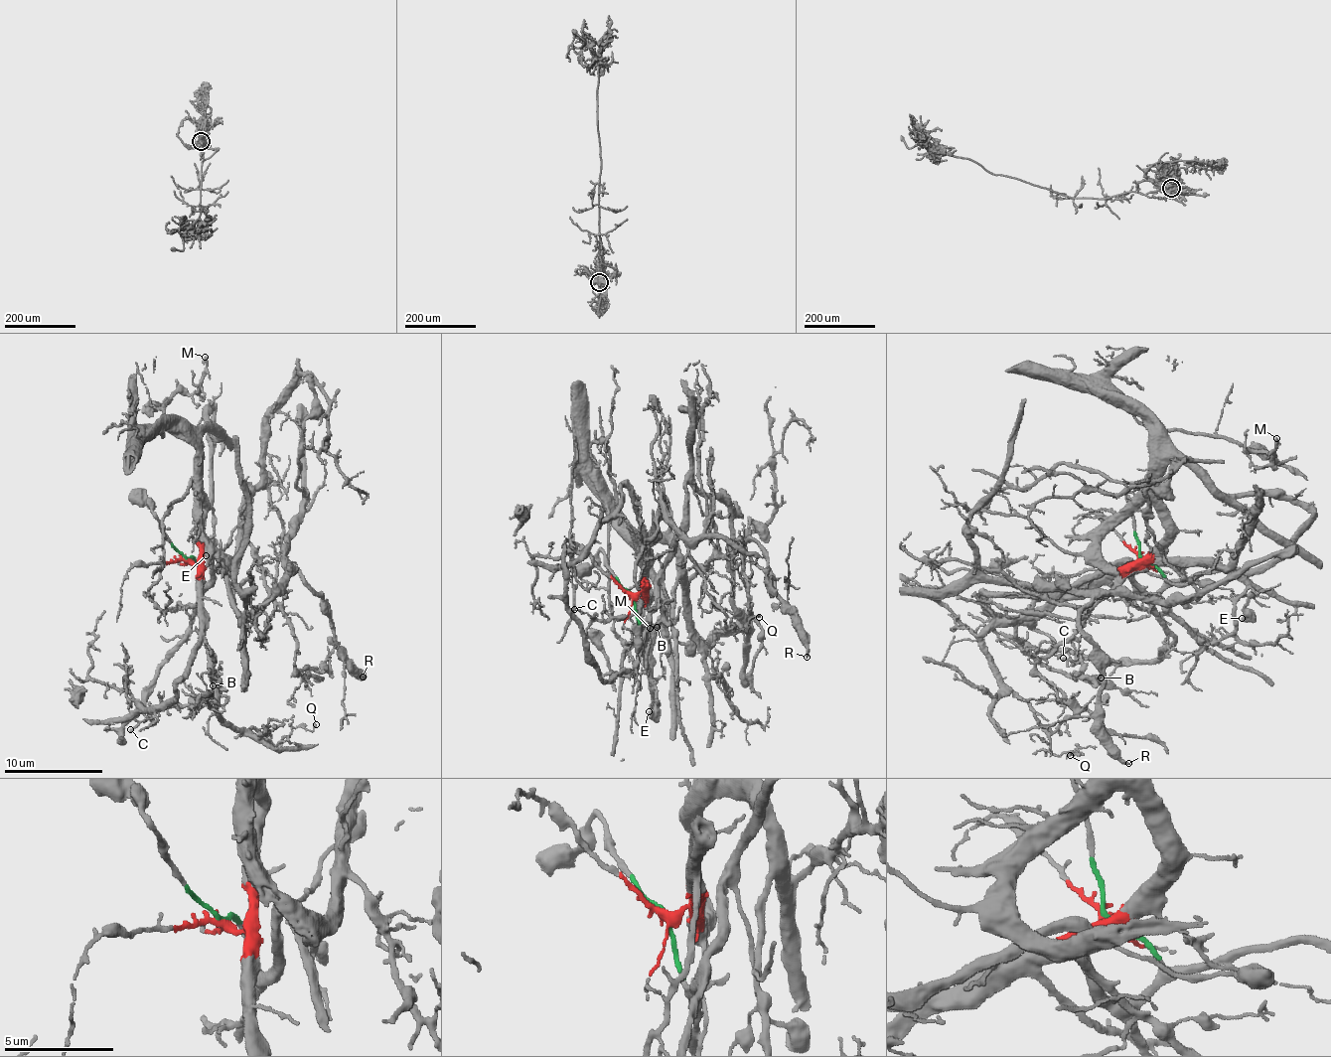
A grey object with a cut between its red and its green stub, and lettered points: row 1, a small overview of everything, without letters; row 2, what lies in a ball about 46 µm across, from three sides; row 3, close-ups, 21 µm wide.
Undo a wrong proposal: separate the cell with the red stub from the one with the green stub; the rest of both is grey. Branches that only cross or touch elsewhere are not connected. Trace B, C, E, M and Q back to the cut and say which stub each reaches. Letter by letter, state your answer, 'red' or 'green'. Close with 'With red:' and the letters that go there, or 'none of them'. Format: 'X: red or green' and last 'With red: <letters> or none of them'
B: red
C: red
E: green
M: red
Q: red
With red: B, C, M, Q

